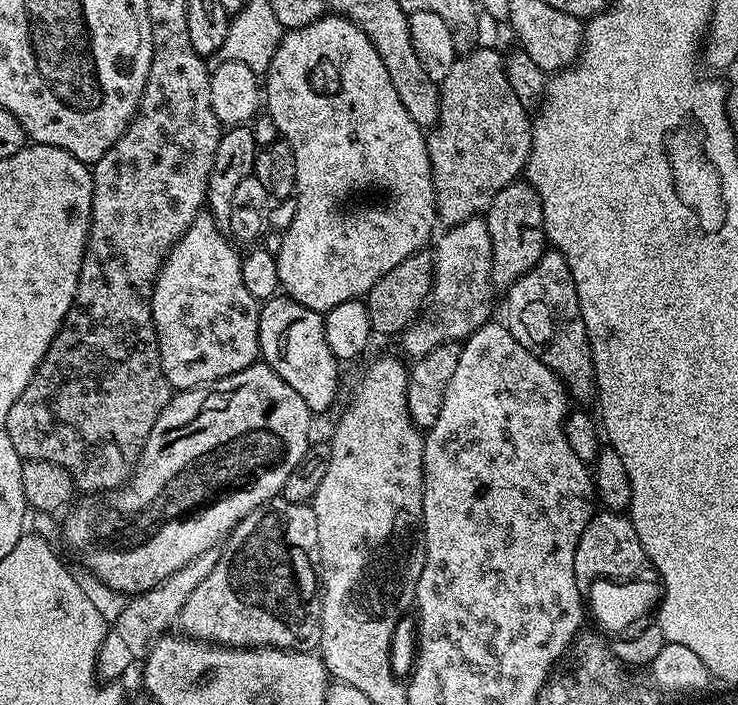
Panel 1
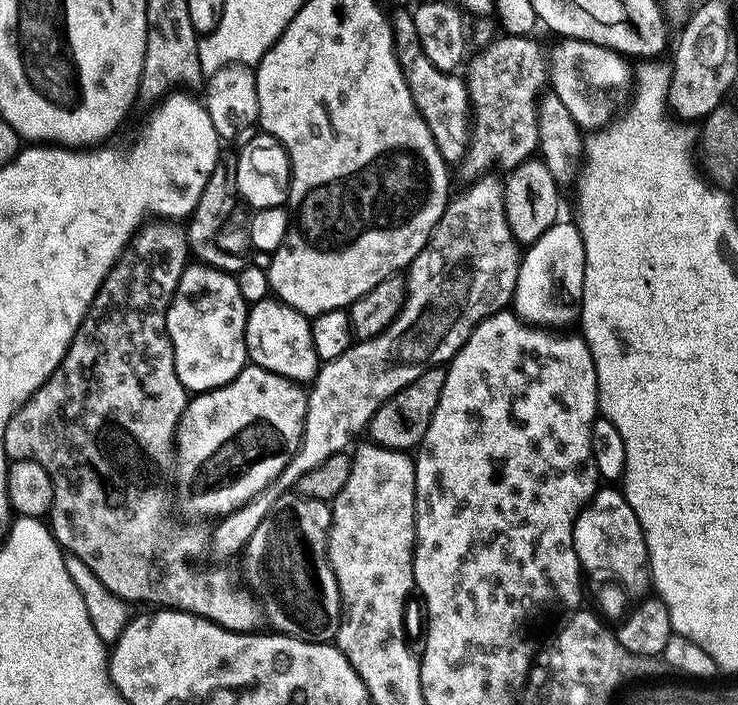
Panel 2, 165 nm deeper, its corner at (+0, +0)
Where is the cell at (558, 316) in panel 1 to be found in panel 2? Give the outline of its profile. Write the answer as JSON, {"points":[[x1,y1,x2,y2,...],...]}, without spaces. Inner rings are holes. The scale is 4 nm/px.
{"points":[[564,223,550,226,520,257,514,311,529,325,545,330,560,330,563,324,575,325,580,319,586,250,579,227]]}

